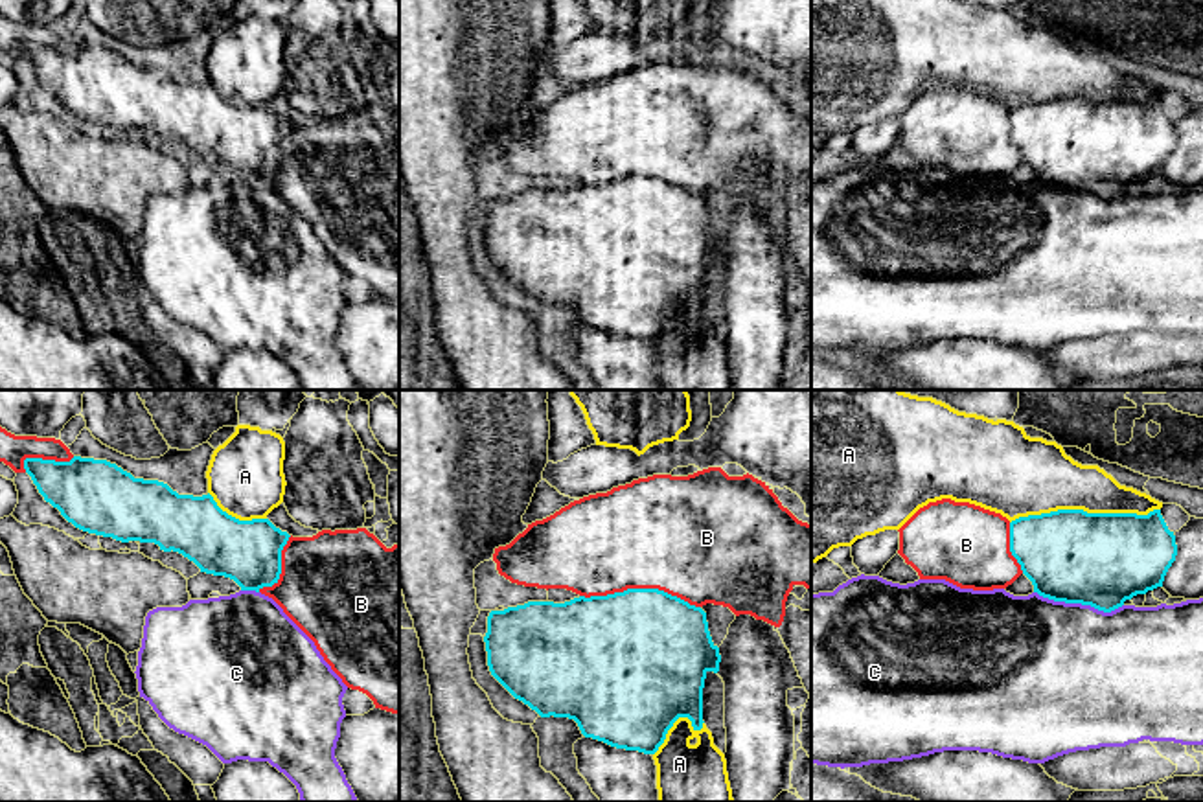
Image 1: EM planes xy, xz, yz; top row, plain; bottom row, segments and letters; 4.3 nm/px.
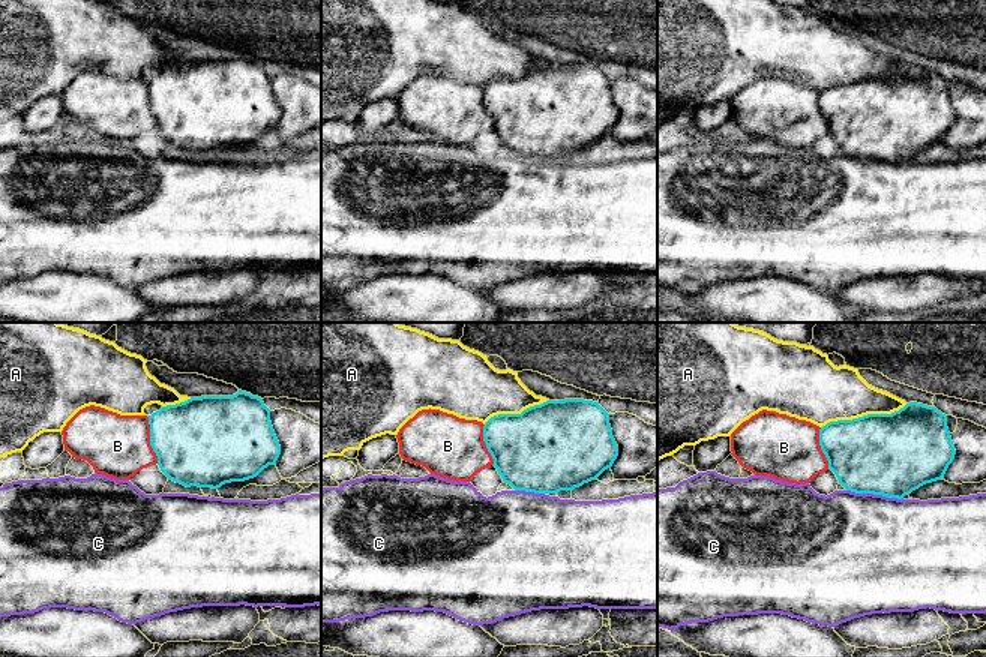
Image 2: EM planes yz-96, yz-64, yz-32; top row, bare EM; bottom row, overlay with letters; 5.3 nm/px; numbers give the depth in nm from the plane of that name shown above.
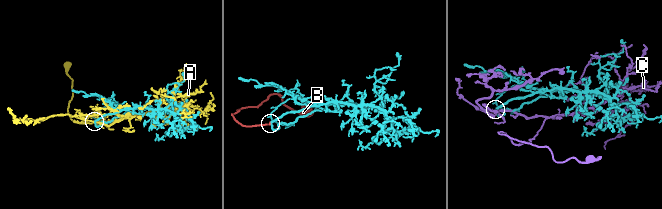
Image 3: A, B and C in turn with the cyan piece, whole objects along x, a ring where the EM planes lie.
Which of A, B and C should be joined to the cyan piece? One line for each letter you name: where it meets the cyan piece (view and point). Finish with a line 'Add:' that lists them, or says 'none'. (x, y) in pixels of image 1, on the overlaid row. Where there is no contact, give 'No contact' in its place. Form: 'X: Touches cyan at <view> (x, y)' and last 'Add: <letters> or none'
B: Touches cyan at xz (641, 589)
Add: B

